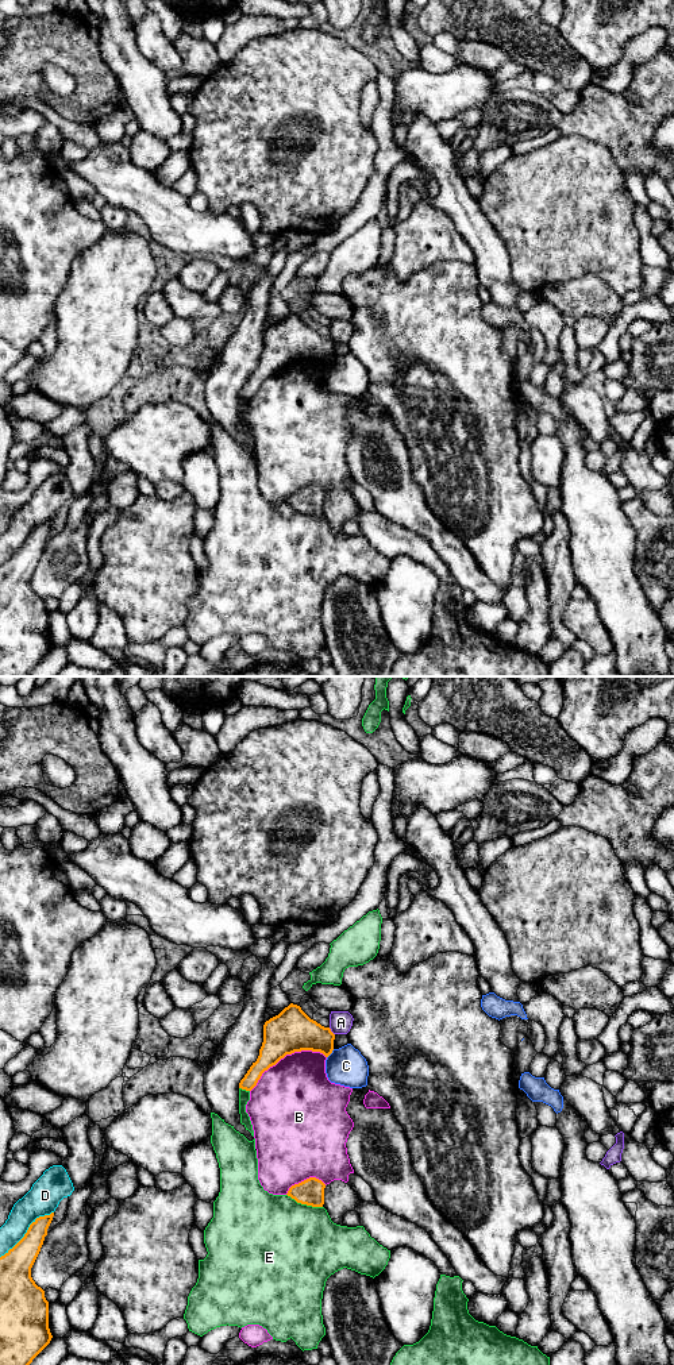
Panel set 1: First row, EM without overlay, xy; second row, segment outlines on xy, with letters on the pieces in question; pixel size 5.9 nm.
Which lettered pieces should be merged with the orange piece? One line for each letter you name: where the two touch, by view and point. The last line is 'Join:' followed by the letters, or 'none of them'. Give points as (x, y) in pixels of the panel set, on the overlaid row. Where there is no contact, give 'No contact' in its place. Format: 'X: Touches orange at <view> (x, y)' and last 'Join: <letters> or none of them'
Join: none of them

